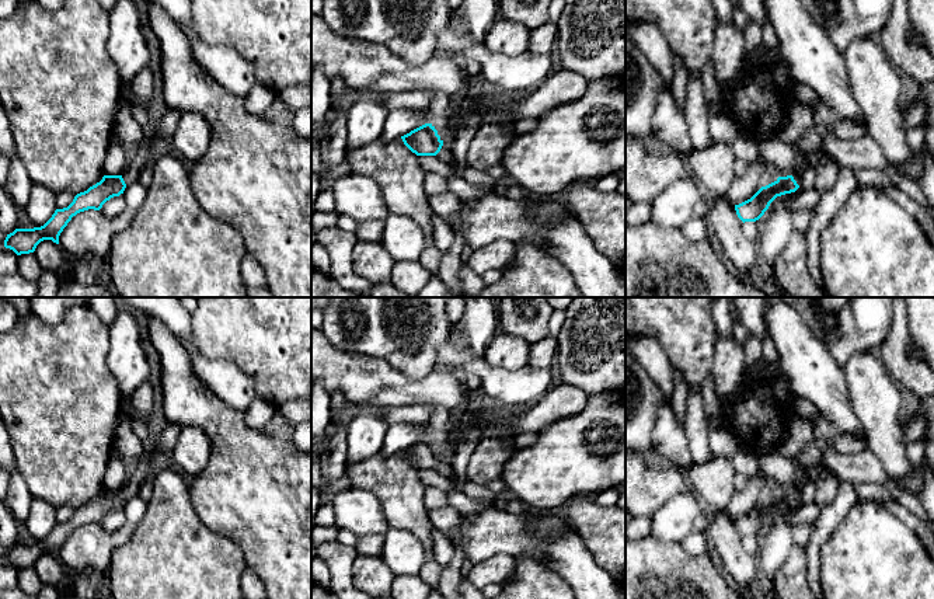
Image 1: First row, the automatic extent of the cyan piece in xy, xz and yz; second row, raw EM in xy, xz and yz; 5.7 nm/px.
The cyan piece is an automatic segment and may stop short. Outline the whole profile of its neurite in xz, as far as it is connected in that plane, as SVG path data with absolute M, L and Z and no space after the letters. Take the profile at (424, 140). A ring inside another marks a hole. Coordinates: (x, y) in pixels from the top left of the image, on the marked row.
M425 123L401 136L404 144L417 156L438 156L443 161L452 159L452 152L443 144L432 123Z

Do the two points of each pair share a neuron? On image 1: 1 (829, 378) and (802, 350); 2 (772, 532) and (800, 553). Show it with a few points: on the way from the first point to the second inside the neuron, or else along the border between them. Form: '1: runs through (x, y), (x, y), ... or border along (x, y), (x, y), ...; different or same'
1: runs through (822, 371), (808, 357); same
2: border along (794, 544), (774, 574); different

